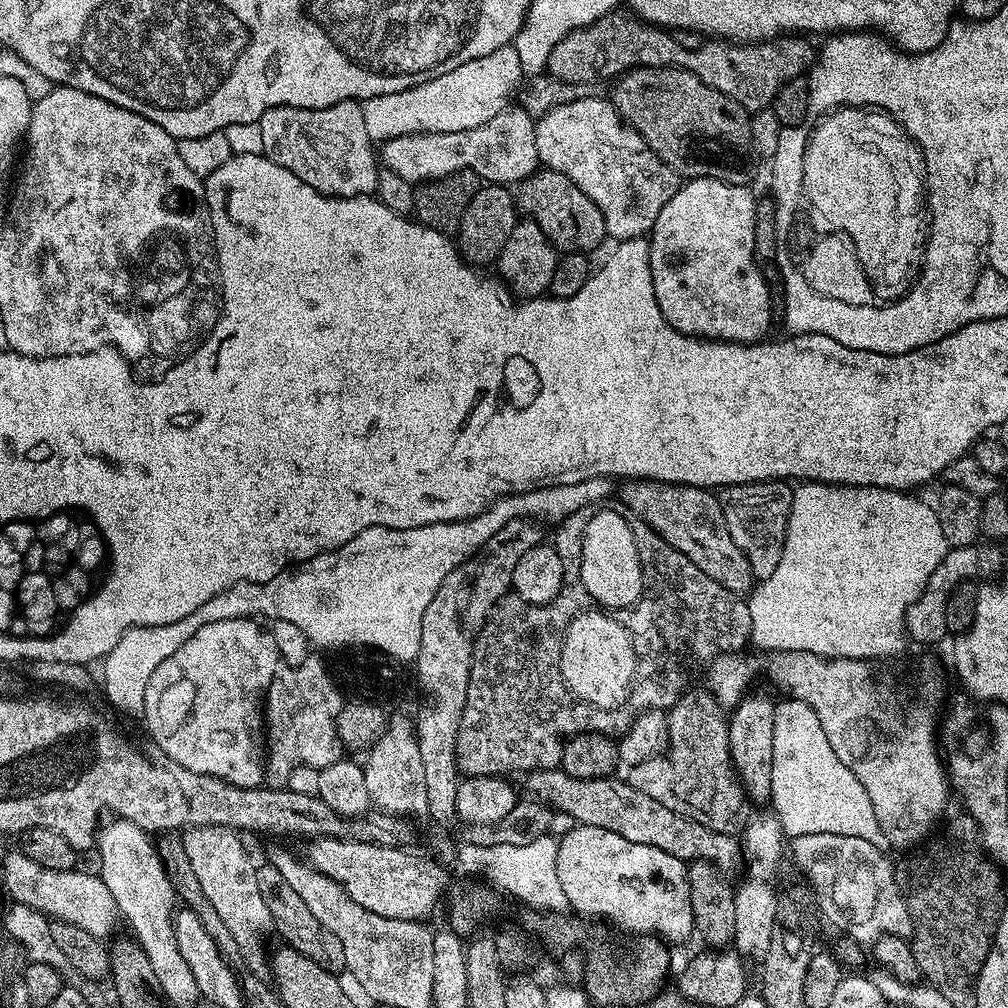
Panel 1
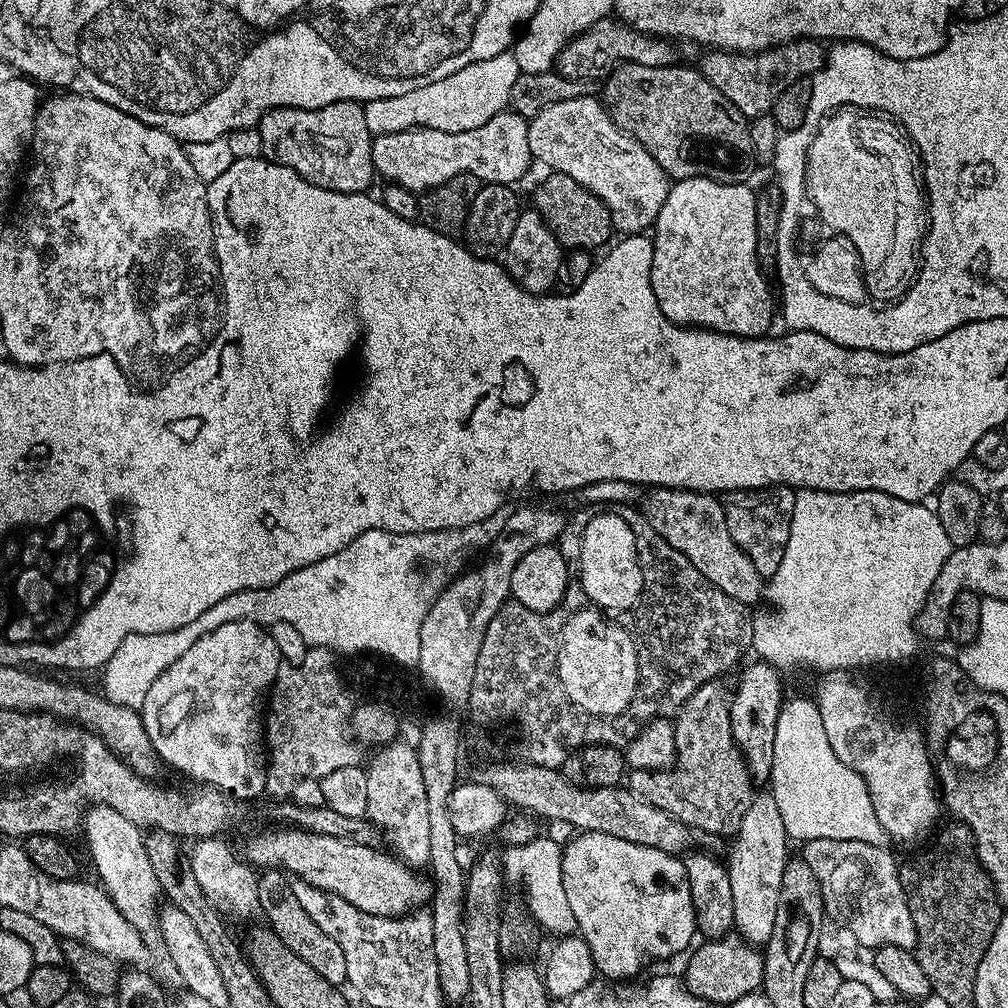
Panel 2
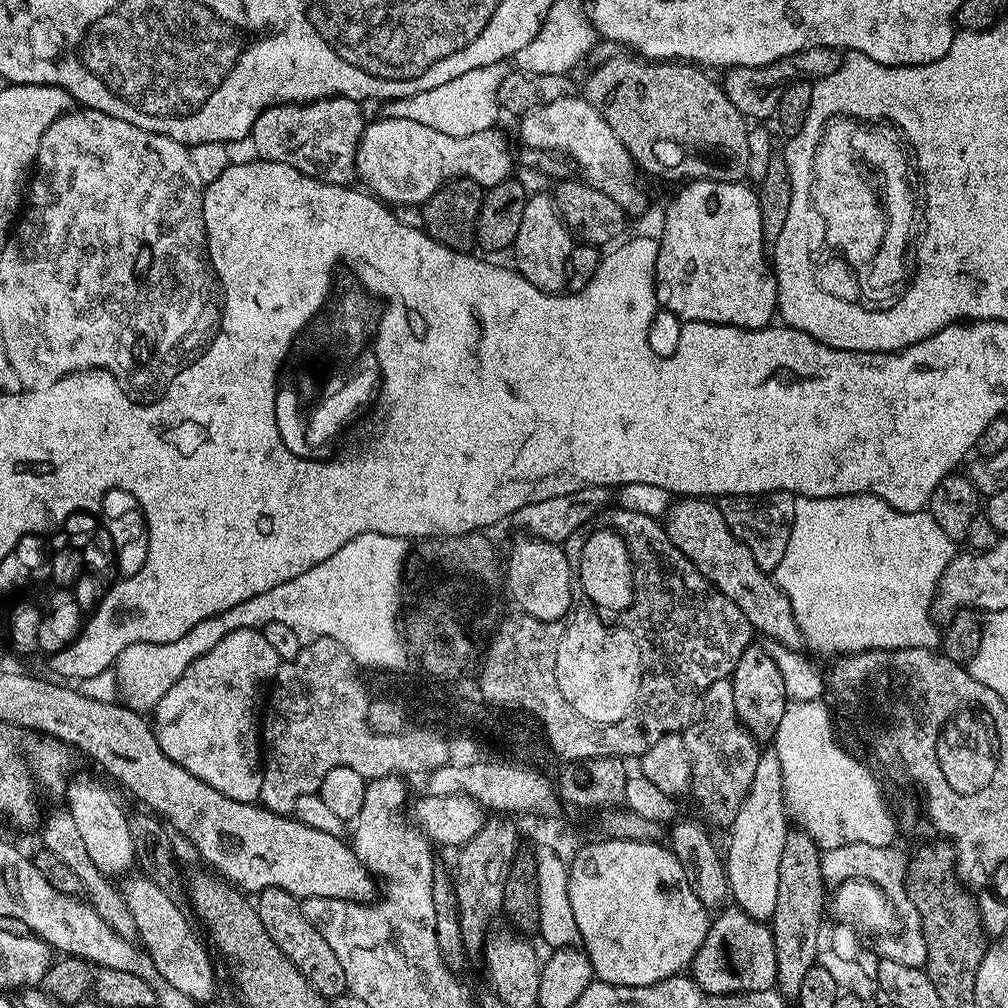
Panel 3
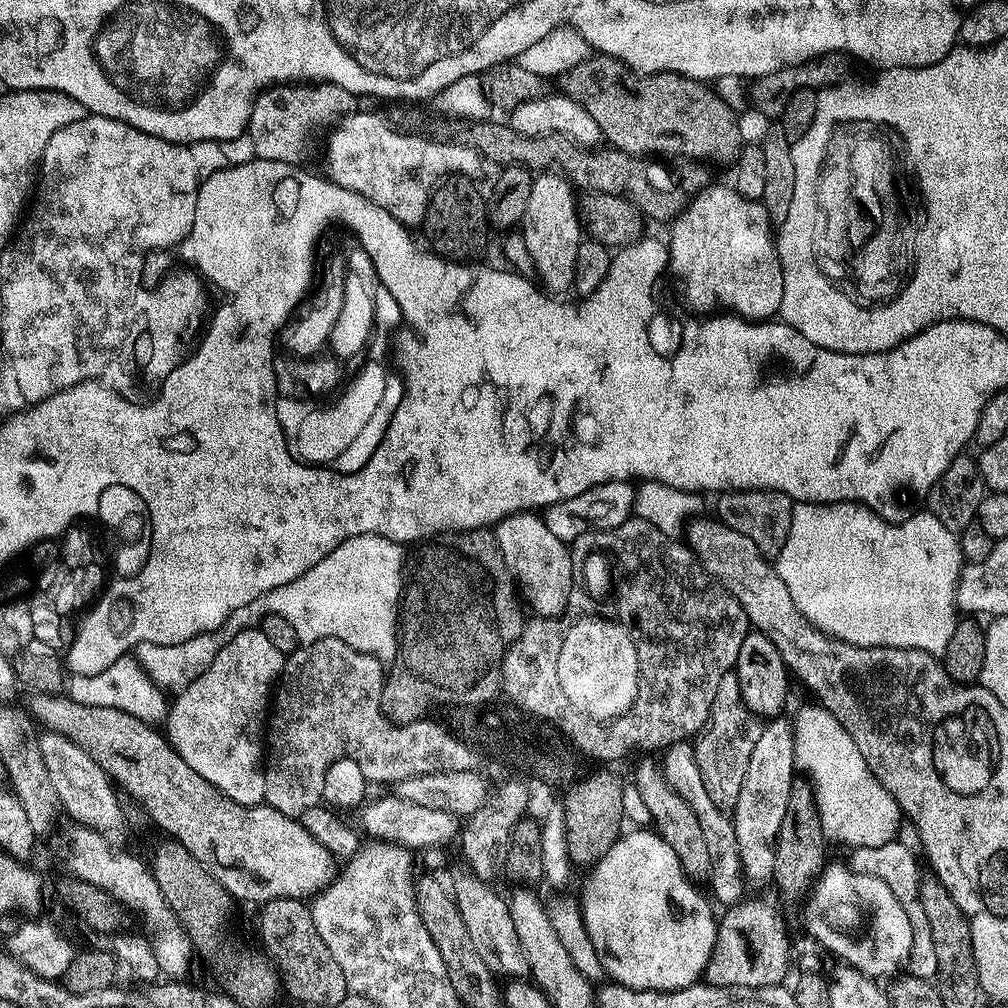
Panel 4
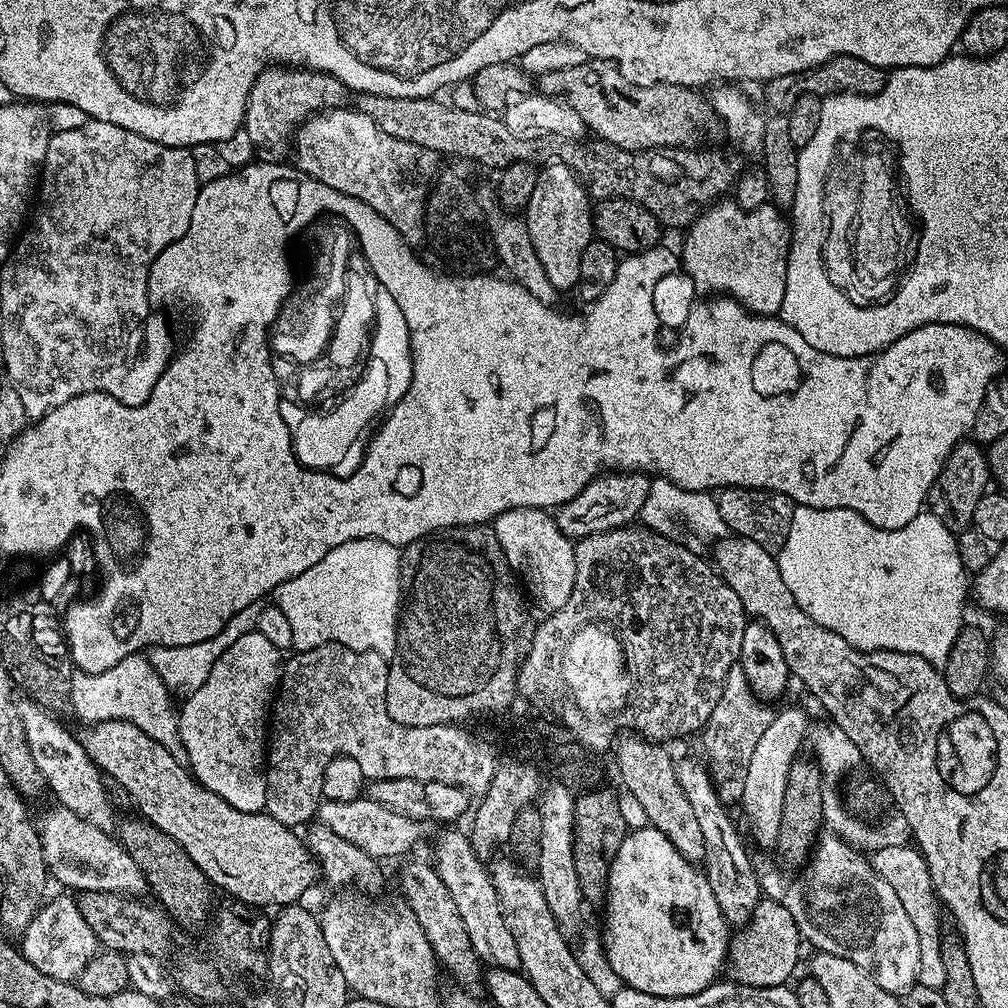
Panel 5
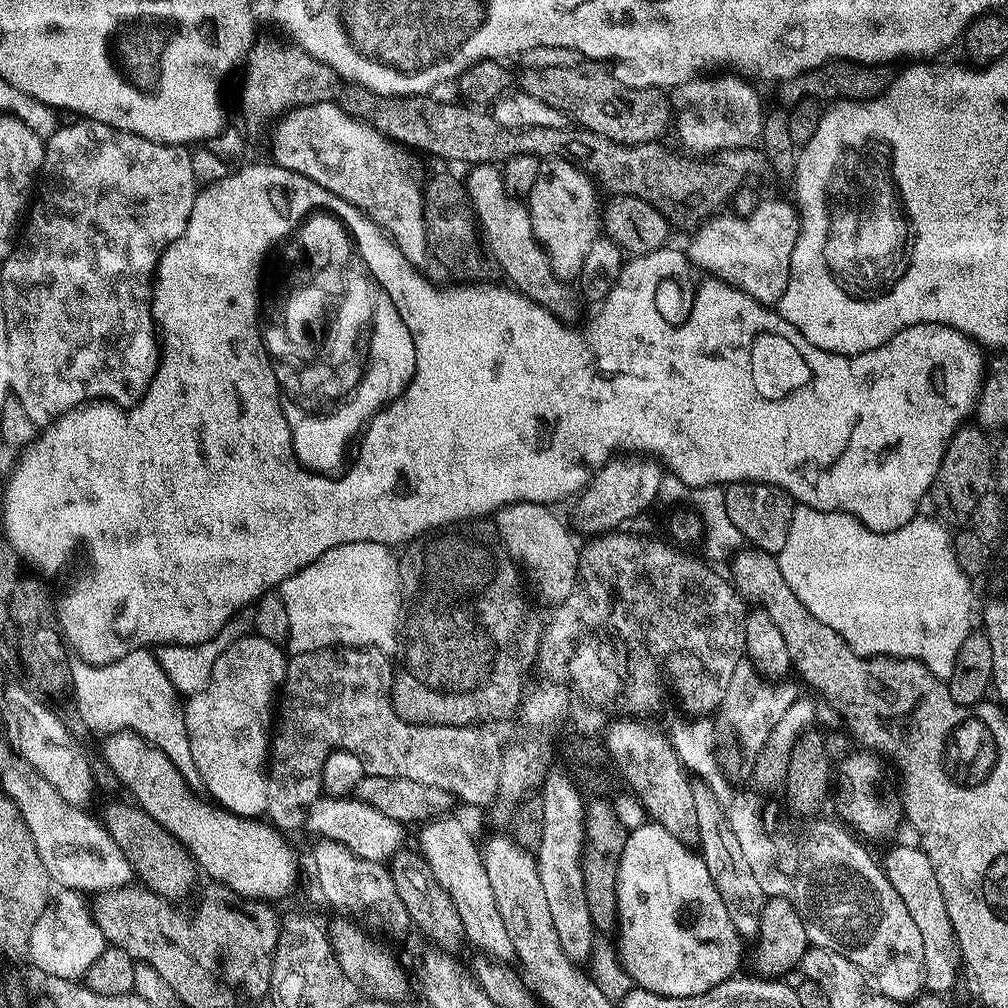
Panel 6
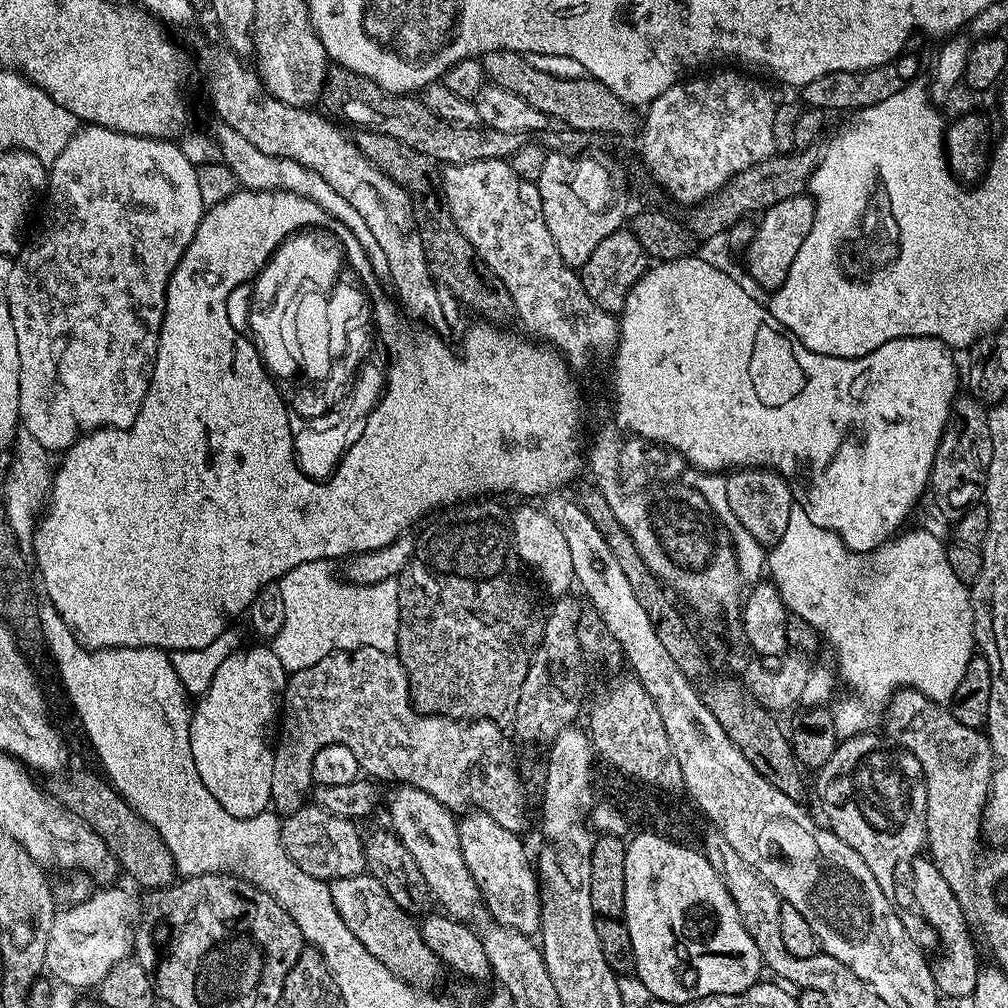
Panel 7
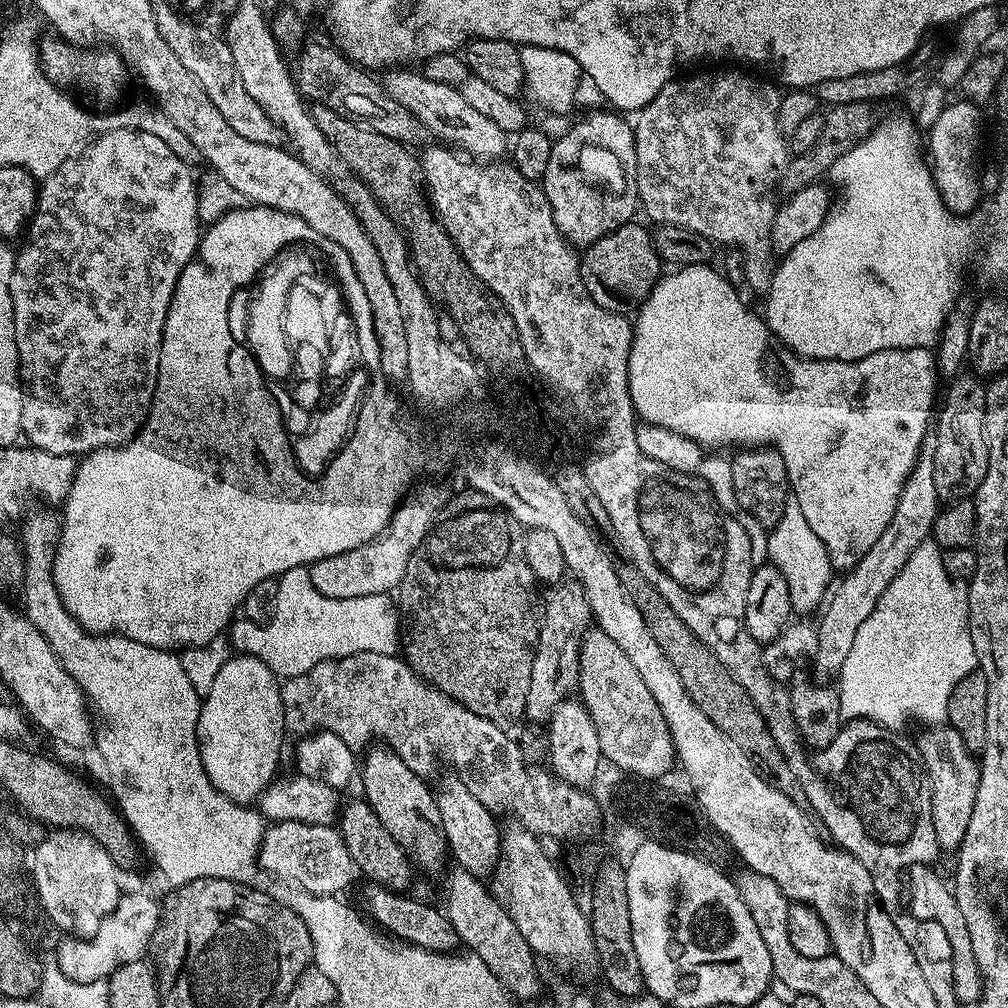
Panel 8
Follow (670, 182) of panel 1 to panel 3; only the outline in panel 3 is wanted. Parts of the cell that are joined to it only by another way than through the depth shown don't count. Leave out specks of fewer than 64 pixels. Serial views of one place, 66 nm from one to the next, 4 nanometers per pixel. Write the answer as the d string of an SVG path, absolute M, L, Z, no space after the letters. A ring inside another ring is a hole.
M583 95L558 98L558 102L550 102L550 106L538 106L538 110L530 110L519 117L518 124L520 124L520 136L524 139L522 142L524 148L554 152L567 158L575 167L577 164L581 172L579 175L587 183L602 190L602 194L610 194L610 198L614 198L614 202L618 202L618 206L622 206L622 210L629 217L636 216L643 210L644 192L640 189L639 178L636 177L636 172L638 173L636 161L632 159L626 146L622 146L618 134L614 134L614 130L606 126L602 114L598 114L598 110L594 110L594 106L590 106L590 102L584 99Z

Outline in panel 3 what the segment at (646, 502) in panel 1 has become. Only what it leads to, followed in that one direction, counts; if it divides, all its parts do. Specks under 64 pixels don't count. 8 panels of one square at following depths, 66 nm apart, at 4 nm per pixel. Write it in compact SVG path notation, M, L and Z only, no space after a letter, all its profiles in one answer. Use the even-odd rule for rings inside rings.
M680 498L675 503L668 512L668 520L663 521L664 533L670 542L674 542L674 546L698 566L700 573L746 614L757 633L762 632L769 636L769 641L786 648L799 649L802 637L790 598L786 598L775 579L754 562L754 554L750 554L747 546L734 538L730 526L726 526L726 518L722 518L719 503L708 498Z

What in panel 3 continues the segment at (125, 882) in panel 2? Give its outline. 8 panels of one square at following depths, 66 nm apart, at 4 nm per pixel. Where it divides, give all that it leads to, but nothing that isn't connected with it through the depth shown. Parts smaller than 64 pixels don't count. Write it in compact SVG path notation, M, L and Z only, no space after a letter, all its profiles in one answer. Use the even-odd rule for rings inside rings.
M76 773L65 785L66 808L74 820L85 847L97 869L107 876L122 874L135 865L135 852L130 837L126 812L116 802L111 792L98 780L88 774Z

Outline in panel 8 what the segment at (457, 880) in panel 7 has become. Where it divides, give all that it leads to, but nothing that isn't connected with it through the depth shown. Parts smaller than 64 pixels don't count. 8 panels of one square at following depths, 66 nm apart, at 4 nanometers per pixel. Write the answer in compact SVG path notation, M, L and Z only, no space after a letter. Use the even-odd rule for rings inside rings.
M372 746L367 749L368 757L363 757L359 783L364 783L363 799L367 800L372 812L390 830L404 849L410 850L410 856L417 865L421 864L428 872L436 871L440 859L446 856L446 841L436 819L436 798L433 789L428 789L425 777L417 776L402 758L398 758L387 746Z

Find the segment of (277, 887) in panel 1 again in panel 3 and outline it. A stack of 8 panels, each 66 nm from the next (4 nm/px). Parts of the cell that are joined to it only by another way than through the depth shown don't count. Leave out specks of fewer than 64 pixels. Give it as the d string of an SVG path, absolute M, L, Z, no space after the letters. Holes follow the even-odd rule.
M267 888L255 897L254 907L258 918L262 918L262 926L266 930L266 934L270 934L270 938L274 938L274 946L278 946L280 953L288 956L290 962L294 962L294 966L298 966L298 970L314 986L314 990L318 990L325 998L345 995L348 983L342 974L342 962L338 962L338 958L334 958L334 950L330 950L326 938L322 938L322 934L318 934L318 930L310 923L304 912L304 904L297 897L281 888Z

